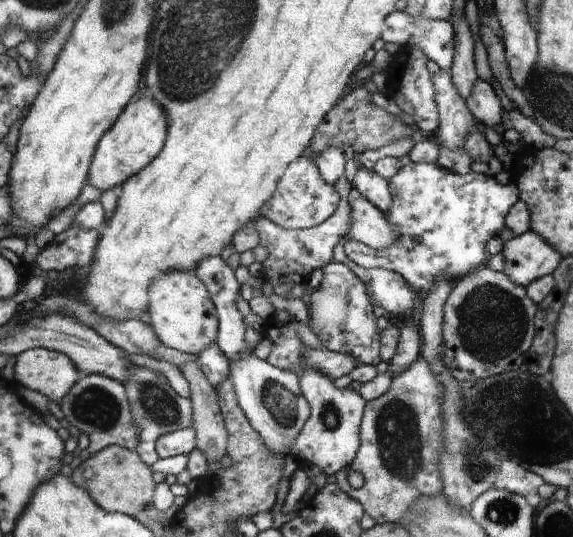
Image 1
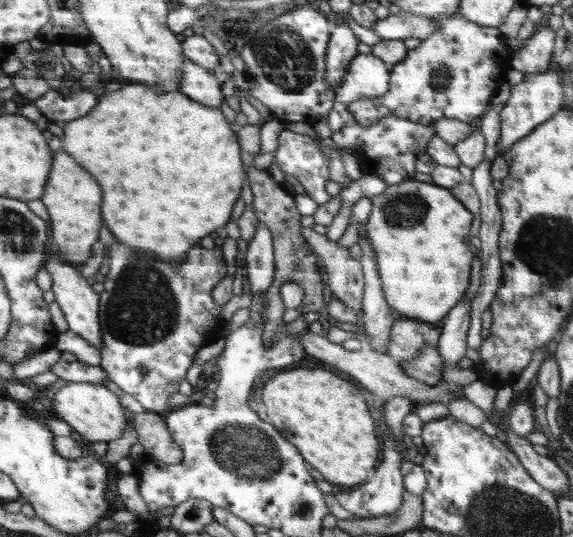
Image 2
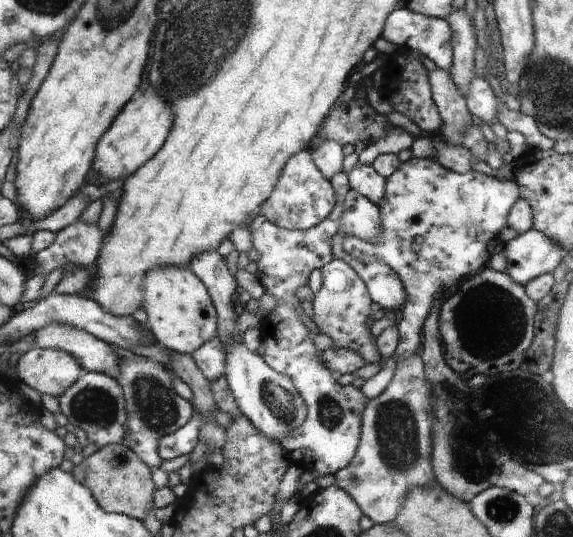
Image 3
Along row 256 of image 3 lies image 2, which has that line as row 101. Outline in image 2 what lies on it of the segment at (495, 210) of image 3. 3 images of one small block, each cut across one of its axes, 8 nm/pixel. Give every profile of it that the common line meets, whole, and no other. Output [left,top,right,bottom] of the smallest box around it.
[348,10,515,127]

